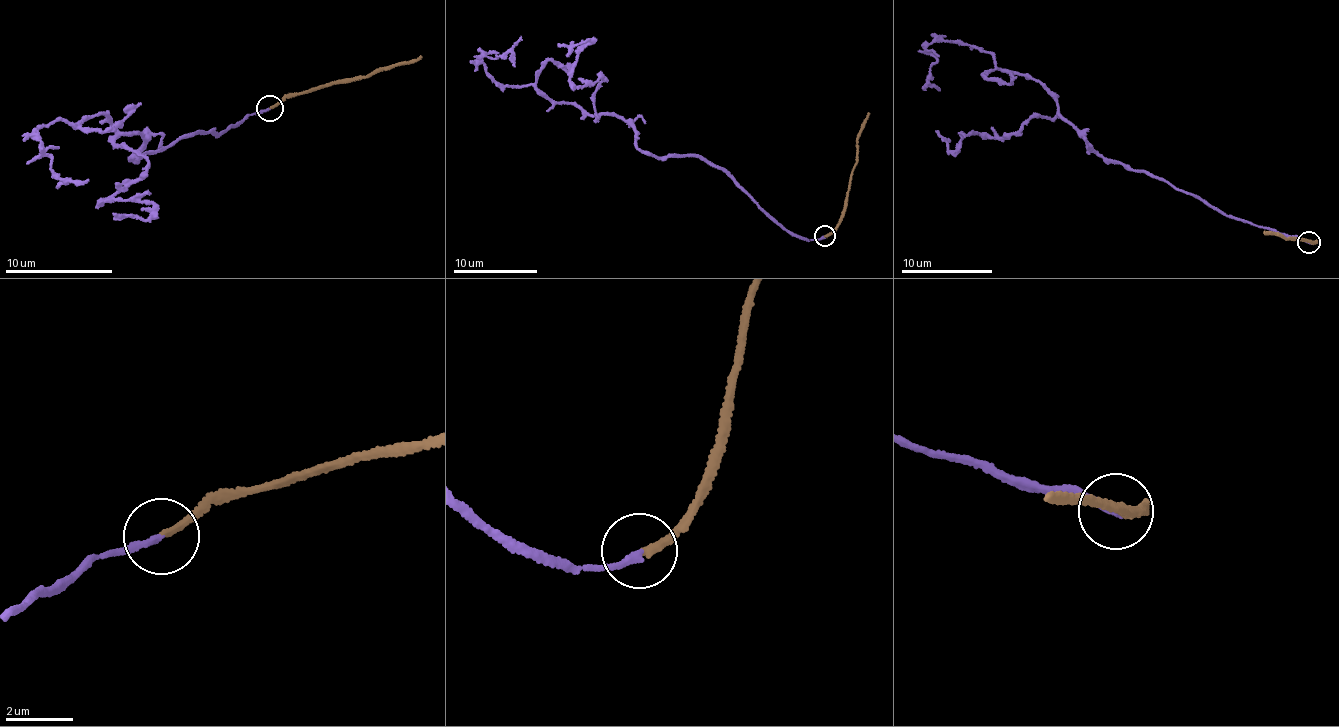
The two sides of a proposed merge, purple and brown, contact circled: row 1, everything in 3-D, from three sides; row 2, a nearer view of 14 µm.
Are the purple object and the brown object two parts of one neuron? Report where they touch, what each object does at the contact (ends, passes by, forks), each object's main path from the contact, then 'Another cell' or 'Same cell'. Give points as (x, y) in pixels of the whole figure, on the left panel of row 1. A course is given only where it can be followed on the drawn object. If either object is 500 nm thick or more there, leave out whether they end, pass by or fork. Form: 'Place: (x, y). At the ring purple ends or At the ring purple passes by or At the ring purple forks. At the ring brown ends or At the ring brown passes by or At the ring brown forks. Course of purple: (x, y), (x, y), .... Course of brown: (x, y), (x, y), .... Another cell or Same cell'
Place: (270, 108). At the ring purple ends. At the ring brown ends. Course of purple: (271, 109), (134, 159), (138, 133), (103, 114), (75, 128), (44, 124), (53, 171), (88, 179). Course of brown: (271, 109), (287, 98), (316, 86), (354, 82), (421, 56). Same cell

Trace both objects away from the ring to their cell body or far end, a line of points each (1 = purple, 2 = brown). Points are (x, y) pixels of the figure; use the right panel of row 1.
1: (1309, 243), (1107, 159), (1061, 116), (1053, 93), (1004, 72), (982, 49), (932, 42), (922, 87)
2: (1309, 243), (1316, 242), (1288, 240), (1264, 231)

